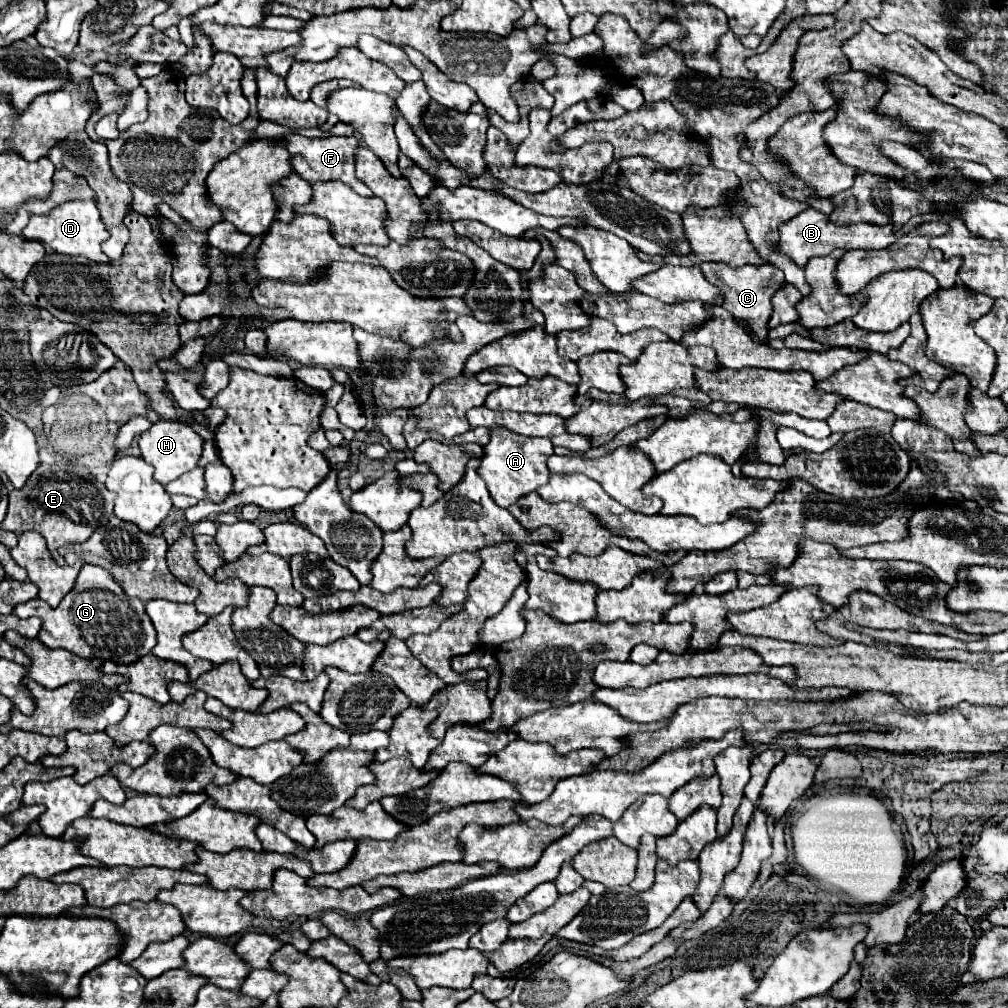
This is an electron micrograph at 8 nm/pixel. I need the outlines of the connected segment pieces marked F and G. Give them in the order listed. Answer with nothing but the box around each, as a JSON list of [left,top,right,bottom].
[[283,134,373,196],[15,564,157,664]]

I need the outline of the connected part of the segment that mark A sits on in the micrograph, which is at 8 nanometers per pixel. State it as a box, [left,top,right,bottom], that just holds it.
[477,426,553,508]

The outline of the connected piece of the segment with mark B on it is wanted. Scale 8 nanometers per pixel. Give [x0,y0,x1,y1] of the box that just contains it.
[775,208,893,266]

